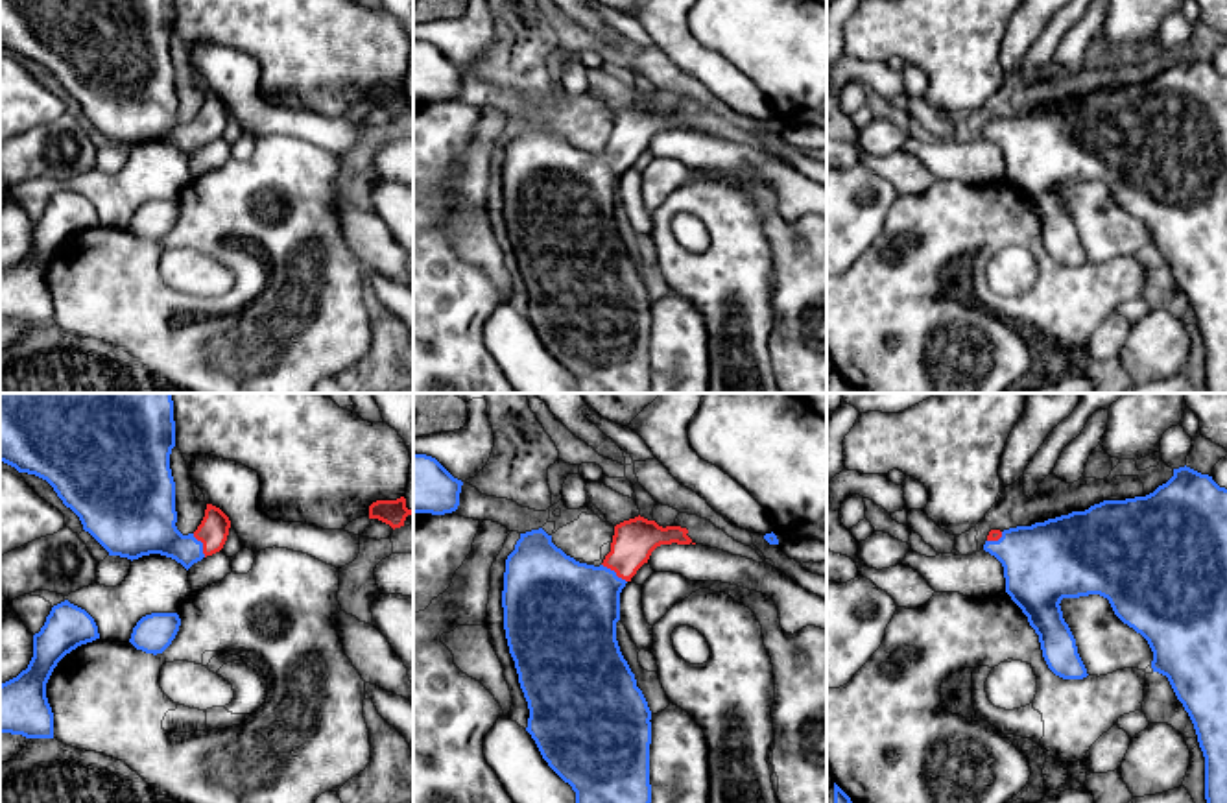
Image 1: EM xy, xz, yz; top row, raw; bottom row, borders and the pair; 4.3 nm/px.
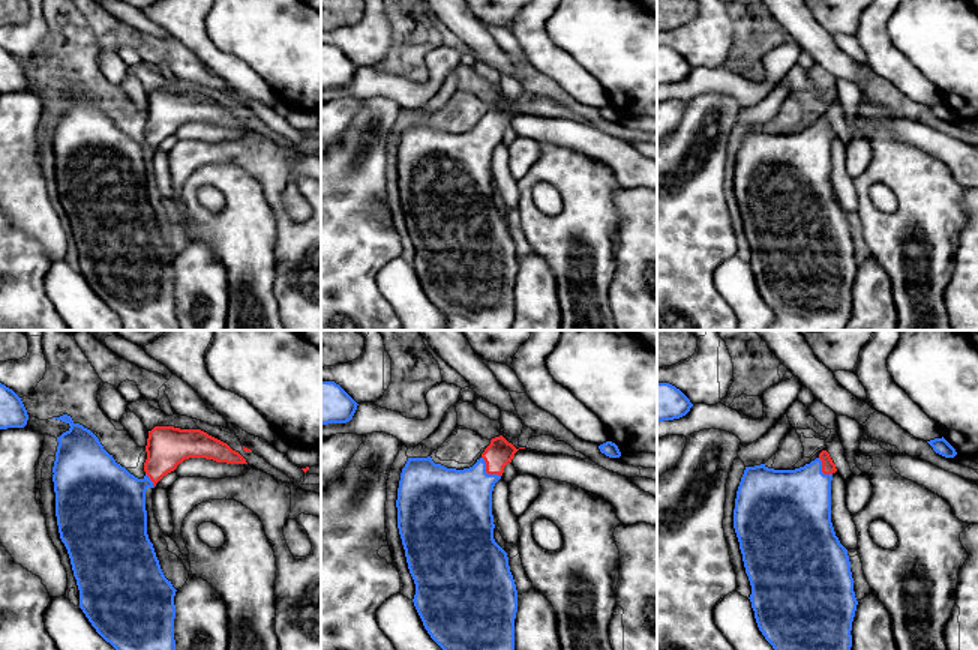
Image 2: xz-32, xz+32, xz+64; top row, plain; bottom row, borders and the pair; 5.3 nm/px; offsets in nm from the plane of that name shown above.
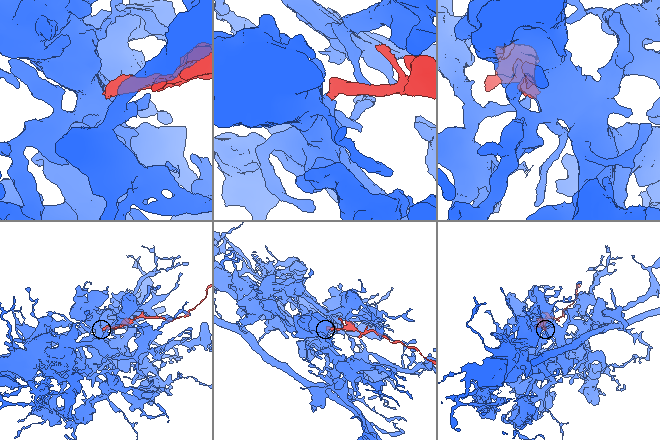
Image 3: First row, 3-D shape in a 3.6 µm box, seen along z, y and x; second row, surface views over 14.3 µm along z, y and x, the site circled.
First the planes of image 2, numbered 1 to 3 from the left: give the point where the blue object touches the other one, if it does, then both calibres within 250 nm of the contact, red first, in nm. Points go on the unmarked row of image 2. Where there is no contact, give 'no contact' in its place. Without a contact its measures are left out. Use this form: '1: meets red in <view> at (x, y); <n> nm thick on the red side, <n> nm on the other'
1: meets red in xz-32 at (150, 143); 220 nm thick on the red side, 380 nm on the other
2: meets red in xz+32 at (486, 135); 150 nm thick on the red side, 400 nm on the other
3: meets red in xz+64 at (822, 134); 80 nm thick on the red side, 400 nm on the other

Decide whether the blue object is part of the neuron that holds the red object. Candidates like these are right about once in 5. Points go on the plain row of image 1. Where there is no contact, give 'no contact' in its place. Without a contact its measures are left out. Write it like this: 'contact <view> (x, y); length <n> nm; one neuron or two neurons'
contact xz (615, 157); length 140 nm; one neuron

